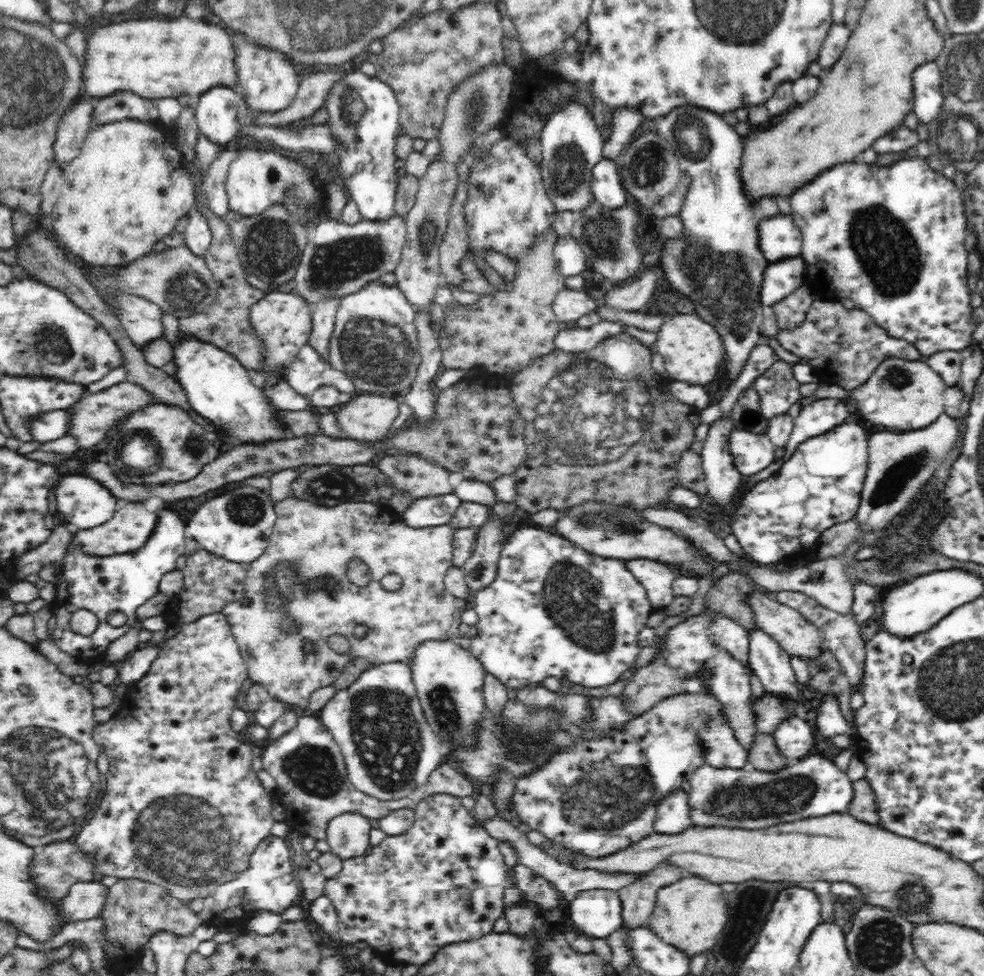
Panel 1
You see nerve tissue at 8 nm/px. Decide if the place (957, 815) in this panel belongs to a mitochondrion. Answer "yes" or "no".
no

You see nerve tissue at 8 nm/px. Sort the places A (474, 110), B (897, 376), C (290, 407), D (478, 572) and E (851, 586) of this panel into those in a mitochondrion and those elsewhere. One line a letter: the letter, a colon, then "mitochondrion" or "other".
A: mitochondrion
B: mitochondrion
C: other
D: other
E: other

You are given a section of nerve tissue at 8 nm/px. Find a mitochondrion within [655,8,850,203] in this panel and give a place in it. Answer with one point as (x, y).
(693, 143)

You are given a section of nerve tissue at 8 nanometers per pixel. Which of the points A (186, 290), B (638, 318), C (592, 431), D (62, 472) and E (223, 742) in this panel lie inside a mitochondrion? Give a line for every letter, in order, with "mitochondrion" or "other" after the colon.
A: mitochondrion
B: other
C: mitochondrion
D: other
E: other

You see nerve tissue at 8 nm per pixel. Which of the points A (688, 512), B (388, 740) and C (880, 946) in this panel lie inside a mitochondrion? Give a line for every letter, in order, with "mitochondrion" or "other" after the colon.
A: other
B: mitochondrion
C: mitochondrion

